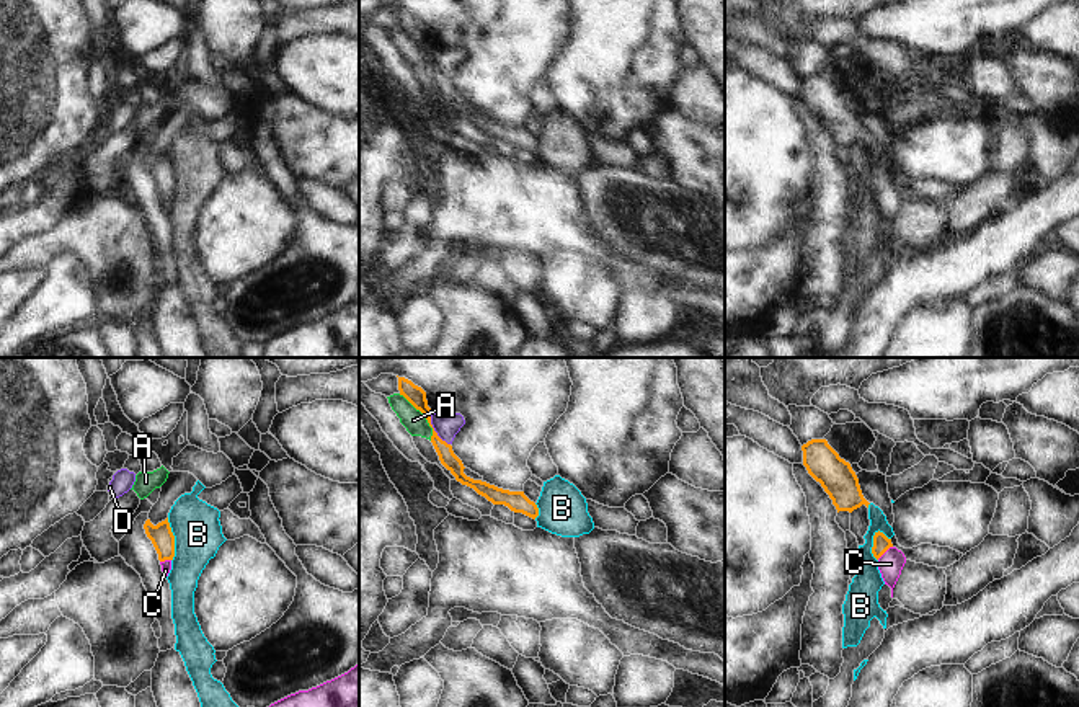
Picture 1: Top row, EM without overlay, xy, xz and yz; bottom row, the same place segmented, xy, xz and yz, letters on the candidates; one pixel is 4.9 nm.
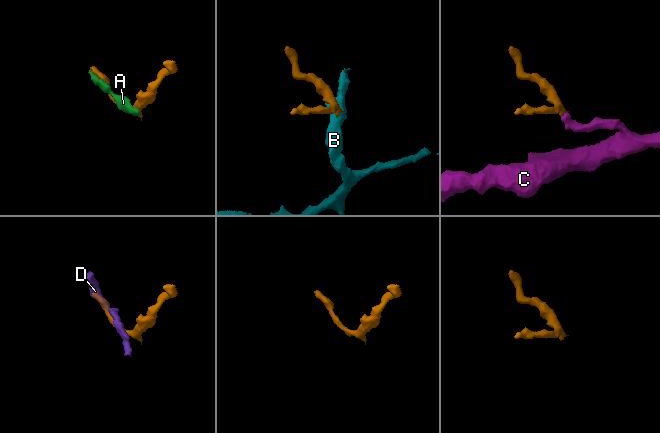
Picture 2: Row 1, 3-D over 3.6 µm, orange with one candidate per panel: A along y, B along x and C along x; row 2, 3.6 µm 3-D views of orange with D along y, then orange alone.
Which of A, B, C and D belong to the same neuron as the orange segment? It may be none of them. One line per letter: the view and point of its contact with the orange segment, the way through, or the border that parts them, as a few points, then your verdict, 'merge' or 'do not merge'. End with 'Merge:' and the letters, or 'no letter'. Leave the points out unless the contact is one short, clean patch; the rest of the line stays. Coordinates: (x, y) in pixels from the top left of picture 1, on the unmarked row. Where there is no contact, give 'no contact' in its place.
A: contact xz (423, 48); do not merge
B: contact yz (874, 180); border yz (879, 164), (872, 182), (872, 190), (877, 195); do not merge
C: contact yz (883, 186); way yz (880, 175), (883, 186), (890, 198); merge
D: contact xz (433, 64); do not merge
Merge: C

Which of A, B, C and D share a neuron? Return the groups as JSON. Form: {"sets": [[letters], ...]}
{"sets": [["A"], ["B"], ["C"], ["D"]]}

